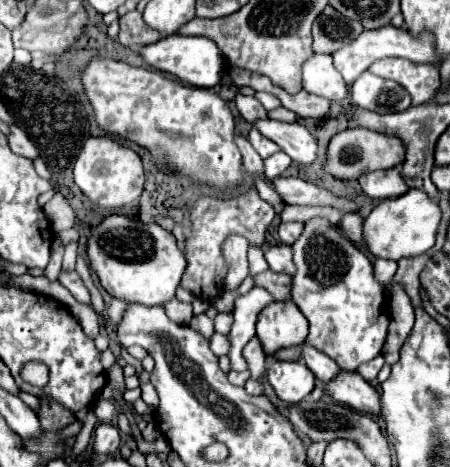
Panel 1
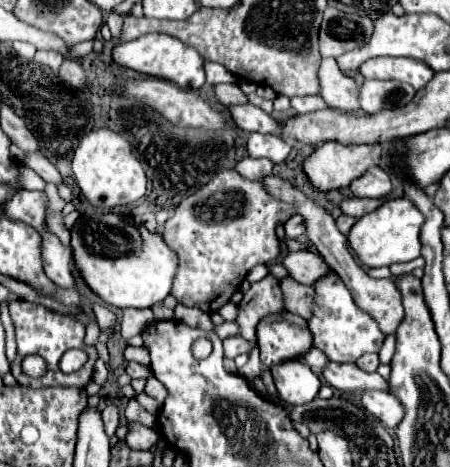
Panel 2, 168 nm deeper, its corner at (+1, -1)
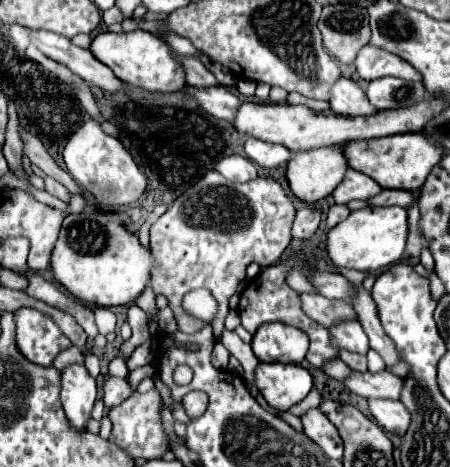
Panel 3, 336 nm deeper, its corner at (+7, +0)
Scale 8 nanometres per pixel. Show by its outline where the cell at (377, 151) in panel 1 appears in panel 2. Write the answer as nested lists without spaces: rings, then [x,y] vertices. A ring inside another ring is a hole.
[[[337,141],[323,143],[303,161],[303,171],[317,191],[345,189],[351,185],[353,179],[361,177],[365,169],[379,165],[381,155],[383,155],[383,149],[377,143],[375,145],[339,145]]]

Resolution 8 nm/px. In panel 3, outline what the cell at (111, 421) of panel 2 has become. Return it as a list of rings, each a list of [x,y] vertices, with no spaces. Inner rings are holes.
[[[113,376],[113,378],[109,378],[109,380],[105,382],[103,394],[105,394],[105,396],[103,396],[103,398],[105,398],[105,408],[109,410],[109,408],[121,404],[123,400],[127,400],[127,398],[131,396],[131,388],[129,388],[127,380]]]

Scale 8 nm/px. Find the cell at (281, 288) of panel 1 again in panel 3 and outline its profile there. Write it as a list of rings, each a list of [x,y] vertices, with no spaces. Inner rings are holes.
[[[299,294],[301,296],[301,308],[303,312],[319,322],[321,326],[329,326],[335,324],[343,318],[355,318],[353,306],[343,302],[343,300],[329,300],[321,294]]]

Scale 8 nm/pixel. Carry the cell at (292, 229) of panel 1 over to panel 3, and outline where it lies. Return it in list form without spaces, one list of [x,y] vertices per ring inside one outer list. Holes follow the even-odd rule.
[[[299,208],[291,226],[291,236],[307,240],[315,234],[317,226],[319,226],[319,212],[311,208]]]

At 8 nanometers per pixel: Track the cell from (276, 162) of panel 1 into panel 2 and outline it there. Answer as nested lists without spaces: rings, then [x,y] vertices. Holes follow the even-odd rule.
[[[245,157],[235,165],[235,171],[241,177],[249,179],[249,181],[257,181],[257,179],[263,179],[263,177],[271,175],[271,169],[273,169],[271,161],[267,161],[267,159],[251,159],[251,157]]]

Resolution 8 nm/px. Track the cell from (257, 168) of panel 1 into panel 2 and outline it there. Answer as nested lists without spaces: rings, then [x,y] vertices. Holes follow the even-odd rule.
[[[269,175],[263,179],[265,187],[269,189],[269,193],[273,193],[275,197],[283,199],[283,201],[293,201],[297,205],[297,213],[305,217],[305,223],[307,223],[307,239],[311,241],[311,245],[323,255],[323,259],[335,269],[335,273],[339,273],[341,281],[345,283],[345,287],[349,289],[355,305],[369,313],[381,333],[385,335],[393,335],[395,329],[399,327],[399,321],[403,319],[403,305],[401,305],[401,295],[397,293],[397,287],[391,279],[373,279],[365,273],[365,269],[355,261],[355,257],[349,253],[349,247],[347,247],[347,237],[343,233],[339,233],[339,229],[335,227],[335,219],[325,211],[321,209],[319,205],[315,205],[311,199],[307,199],[299,189],[295,189],[291,183],[275,177],[275,175]]]

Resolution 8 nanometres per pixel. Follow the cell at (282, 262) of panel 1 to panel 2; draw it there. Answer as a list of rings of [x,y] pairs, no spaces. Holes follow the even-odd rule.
[[[291,251],[283,257],[283,265],[291,277],[303,285],[315,285],[331,269],[317,251]]]

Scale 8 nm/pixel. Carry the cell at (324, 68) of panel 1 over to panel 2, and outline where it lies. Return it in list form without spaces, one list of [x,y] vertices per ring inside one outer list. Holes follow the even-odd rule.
[[[323,59],[319,67],[321,97],[333,109],[341,111],[359,111],[359,85],[353,77],[345,75],[335,59]]]

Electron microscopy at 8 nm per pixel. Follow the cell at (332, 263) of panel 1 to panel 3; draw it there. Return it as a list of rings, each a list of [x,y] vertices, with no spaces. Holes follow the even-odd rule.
[[[341,320],[333,326],[327,328],[329,334],[331,334],[331,342],[333,346],[343,352],[343,350],[349,350],[349,352],[357,352],[357,354],[367,354],[369,350],[369,338],[367,334],[363,332],[361,324],[357,320]]]

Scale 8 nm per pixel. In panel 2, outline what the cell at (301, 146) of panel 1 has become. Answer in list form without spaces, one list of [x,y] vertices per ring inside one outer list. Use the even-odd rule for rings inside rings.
[[[243,103],[243,105],[229,105],[227,107],[229,115],[233,117],[233,121],[237,123],[239,129],[243,131],[257,131],[257,133],[271,133],[271,135],[281,135],[281,127],[279,123],[267,115],[265,111],[261,111],[259,107],[251,105],[251,103]]]

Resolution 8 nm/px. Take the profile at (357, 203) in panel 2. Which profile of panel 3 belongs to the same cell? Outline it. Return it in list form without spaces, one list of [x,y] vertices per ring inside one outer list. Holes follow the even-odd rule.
[[[381,190],[377,196],[369,198],[369,206],[401,206],[401,208],[409,208],[413,204],[415,196],[413,192],[405,192],[405,190]]]

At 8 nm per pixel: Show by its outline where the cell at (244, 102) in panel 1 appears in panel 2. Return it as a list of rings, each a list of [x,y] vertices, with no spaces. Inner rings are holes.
[[[221,83],[213,87],[215,97],[221,105],[233,105],[233,103],[247,103],[245,93],[237,87],[237,85],[229,85],[229,83]]]

